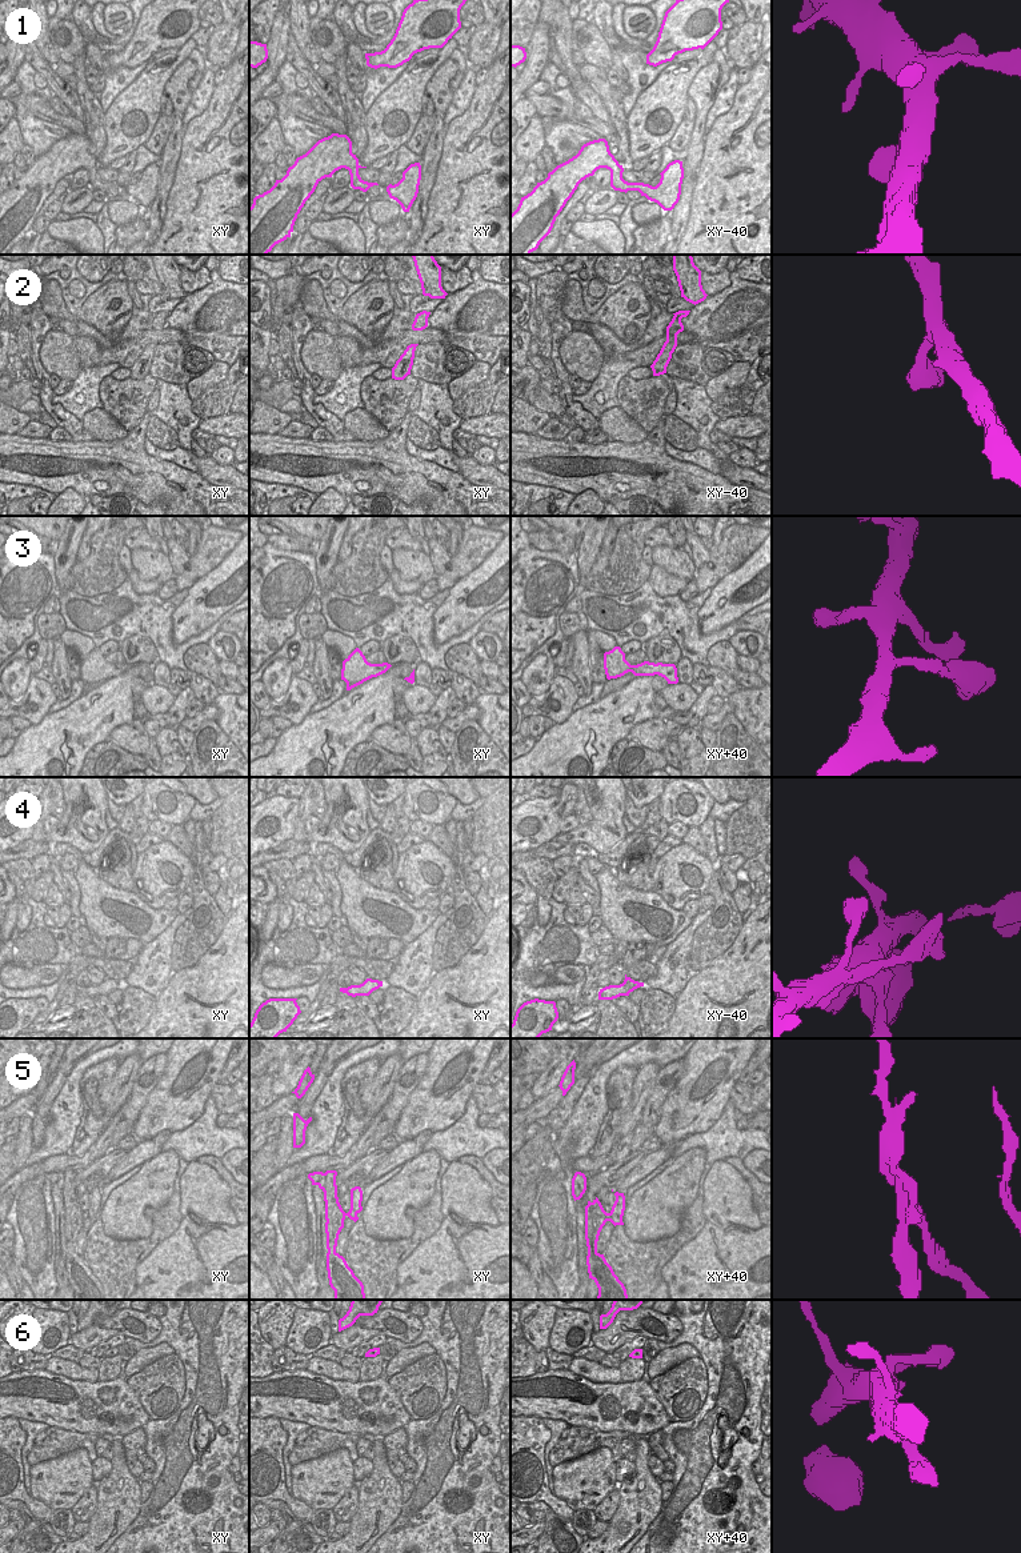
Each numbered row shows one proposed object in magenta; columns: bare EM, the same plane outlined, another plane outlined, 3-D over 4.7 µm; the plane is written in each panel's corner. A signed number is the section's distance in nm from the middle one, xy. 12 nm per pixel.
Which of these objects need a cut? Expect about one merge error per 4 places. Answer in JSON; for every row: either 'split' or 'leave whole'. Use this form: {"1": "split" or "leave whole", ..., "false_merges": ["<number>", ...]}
{"1": "leave whole", "2": "leave whole", "3": "leave whole", "4": "leave whole", "5": "split", "6": "leave whole", "false_merges": ["5"]}

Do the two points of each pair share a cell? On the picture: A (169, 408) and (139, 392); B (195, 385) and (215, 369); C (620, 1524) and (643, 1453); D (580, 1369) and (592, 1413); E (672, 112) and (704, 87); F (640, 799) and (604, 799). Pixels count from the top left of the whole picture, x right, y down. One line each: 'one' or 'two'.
A: two
B: one
C: one
D: two
E: two
F: two

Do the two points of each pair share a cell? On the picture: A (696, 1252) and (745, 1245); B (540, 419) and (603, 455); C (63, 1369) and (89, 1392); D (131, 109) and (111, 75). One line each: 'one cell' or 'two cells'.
A: one cell
B: two cells
C: two cells
D: two cells

